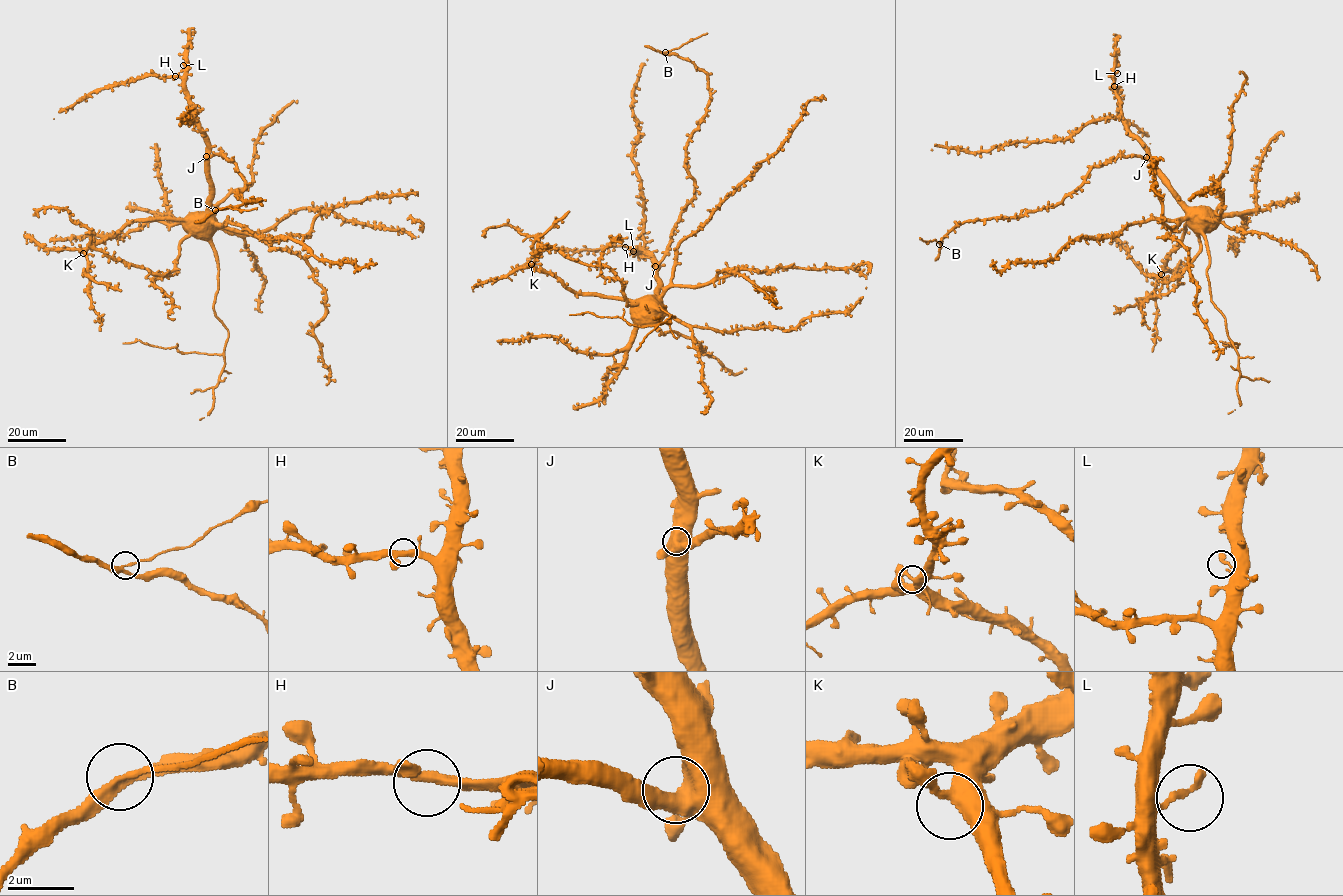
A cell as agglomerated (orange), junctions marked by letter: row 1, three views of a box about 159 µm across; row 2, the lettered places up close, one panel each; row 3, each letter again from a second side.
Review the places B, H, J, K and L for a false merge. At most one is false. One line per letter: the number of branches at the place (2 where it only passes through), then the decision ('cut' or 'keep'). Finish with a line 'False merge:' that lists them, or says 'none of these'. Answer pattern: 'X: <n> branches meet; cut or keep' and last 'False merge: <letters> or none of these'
B: 3 branches meet; cut
H: 3 branches meet; keep
J: 3 branches meet; keep
K: 3 branches meet; keep
L: 1 branches meet; keep
False merge: B

